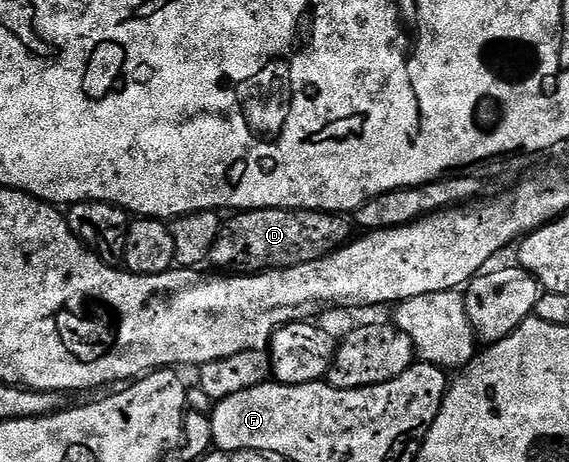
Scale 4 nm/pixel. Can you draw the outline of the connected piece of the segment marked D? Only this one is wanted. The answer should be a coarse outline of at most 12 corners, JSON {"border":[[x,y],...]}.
{"border":[[242,210],[217,234],[216,269],[260,274],[350,241],[325,210]]}

